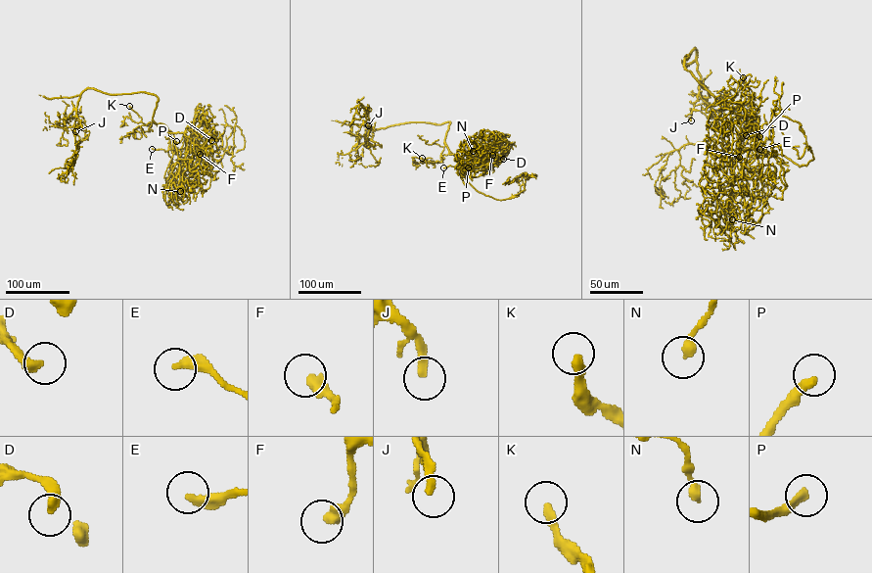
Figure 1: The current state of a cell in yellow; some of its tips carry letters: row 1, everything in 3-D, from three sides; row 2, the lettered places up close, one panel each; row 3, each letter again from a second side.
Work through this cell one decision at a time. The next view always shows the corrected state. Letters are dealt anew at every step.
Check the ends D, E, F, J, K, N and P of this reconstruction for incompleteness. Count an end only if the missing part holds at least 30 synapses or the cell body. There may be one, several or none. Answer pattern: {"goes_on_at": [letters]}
{"goes_on_at": ["J", "K", "P"]}

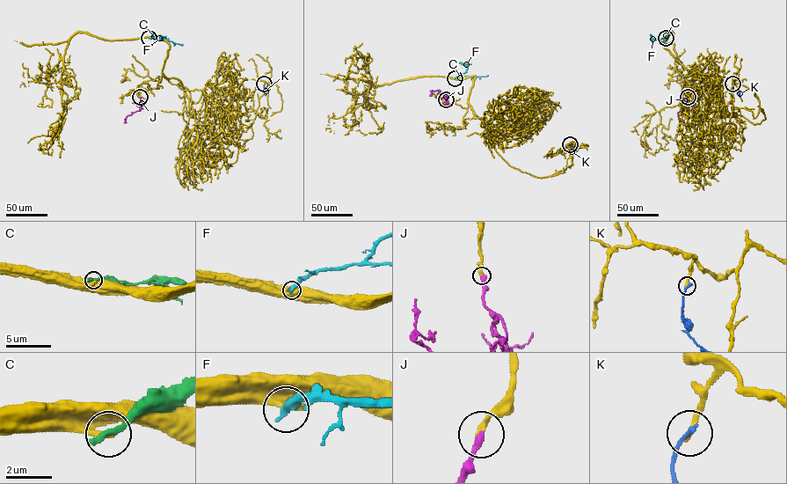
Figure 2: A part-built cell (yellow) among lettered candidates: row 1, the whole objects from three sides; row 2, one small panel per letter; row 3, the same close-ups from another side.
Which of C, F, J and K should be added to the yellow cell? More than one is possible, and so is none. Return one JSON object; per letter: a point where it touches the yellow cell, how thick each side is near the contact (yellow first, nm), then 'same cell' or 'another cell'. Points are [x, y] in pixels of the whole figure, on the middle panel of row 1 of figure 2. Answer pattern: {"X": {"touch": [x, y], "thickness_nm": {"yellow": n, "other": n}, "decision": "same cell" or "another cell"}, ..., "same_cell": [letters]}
{"C": {"touch": [455, 78], "thickness_nm": {"yellow": 300, "other": 320}, "decision": "another cell"}, "F": {"touch": [455, 78], "thickness_nm": {"yellow": 500, "other": 360}, "decision": "another cell"}, "J": {"touch": [446, 99], "thickness_nm": {"yellow": 240, "other": 320}, "decision": "same cell"}, "K": {"touch": [570, 144], "thickness_nm": {"yellow": 240, "other": 240}, "decision": "another cell"}, "same_cell": ["J"]}

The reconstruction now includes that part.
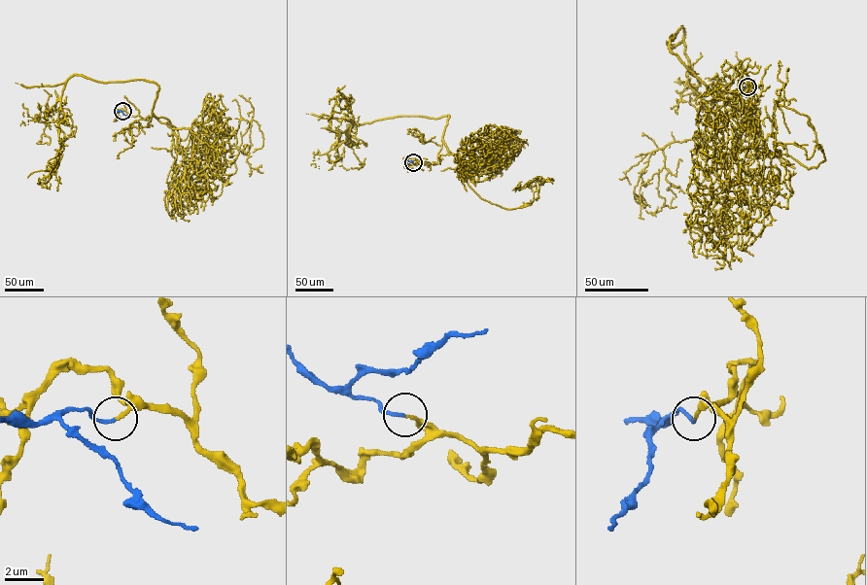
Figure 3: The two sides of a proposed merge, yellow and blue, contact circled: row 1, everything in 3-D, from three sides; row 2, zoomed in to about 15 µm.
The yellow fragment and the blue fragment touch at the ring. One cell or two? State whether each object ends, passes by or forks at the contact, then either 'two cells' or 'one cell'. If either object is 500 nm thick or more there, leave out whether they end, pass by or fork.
yellow ends | blue ends | one cell

